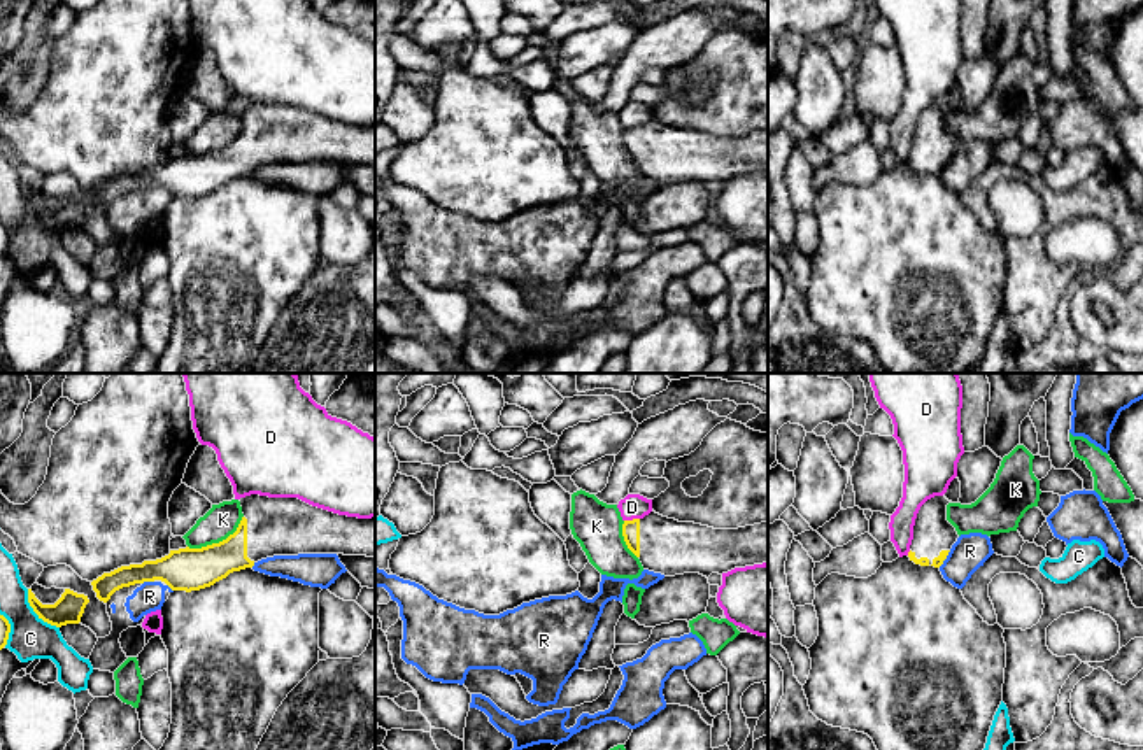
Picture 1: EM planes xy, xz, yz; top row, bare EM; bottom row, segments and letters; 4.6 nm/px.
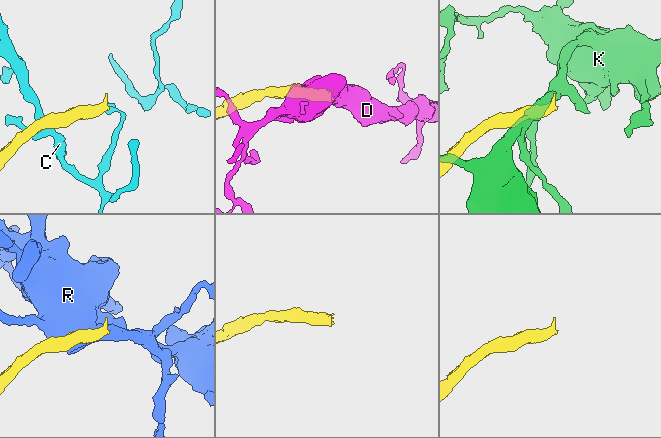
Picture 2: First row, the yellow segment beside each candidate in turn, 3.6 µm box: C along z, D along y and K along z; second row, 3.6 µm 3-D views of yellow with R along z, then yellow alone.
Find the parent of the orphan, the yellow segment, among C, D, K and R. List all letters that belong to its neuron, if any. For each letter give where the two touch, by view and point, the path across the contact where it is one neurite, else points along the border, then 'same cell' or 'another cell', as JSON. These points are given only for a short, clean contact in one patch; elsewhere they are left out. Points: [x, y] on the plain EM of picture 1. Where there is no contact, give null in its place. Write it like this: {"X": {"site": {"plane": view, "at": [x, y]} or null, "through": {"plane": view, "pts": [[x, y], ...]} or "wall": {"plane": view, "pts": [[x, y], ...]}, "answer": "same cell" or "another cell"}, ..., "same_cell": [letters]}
{"C": {"site": {"plane": "xy", "at": [35, 219]}, "wall": {"plane": "xy", "pts": [[27, 197], [30, 214], [44, 228], [58, 235]]}, "answer": "another cell"}, "D": {"site": {"plane": "xz", "at": [633, 127]}, "answer": "another cell"}, "K": {"site": {"plane": "xy", "at": [220, 149]}, "answer": "another cell"}, "R": {"site": {"plane": "xy", "at": [148, 188]}, "answer": "another cell"}, "same_cell": []}

